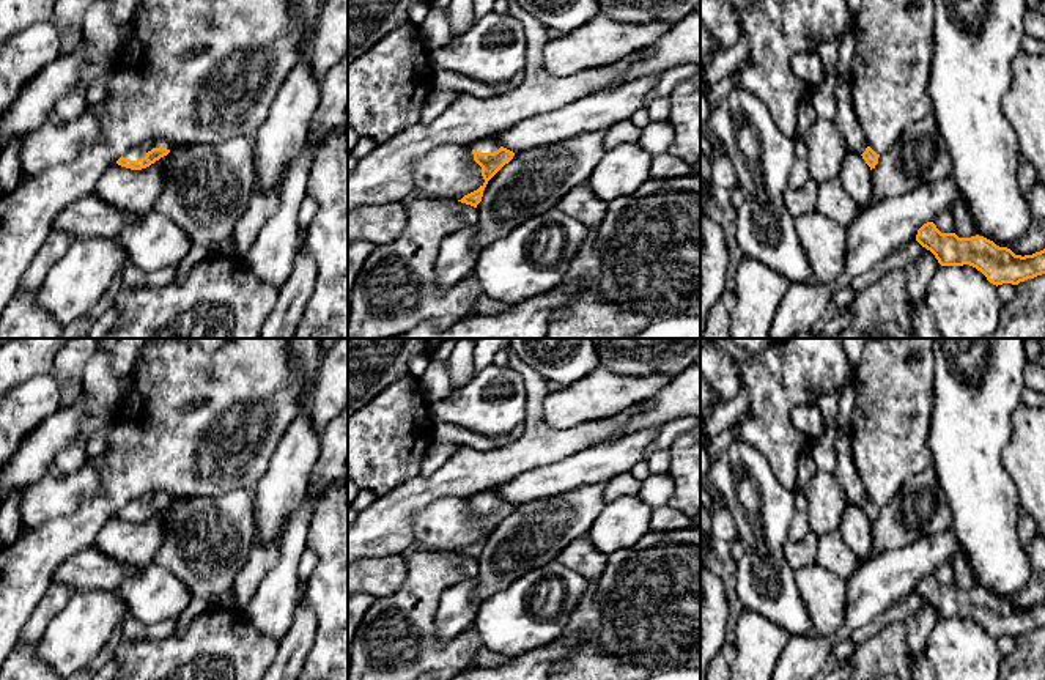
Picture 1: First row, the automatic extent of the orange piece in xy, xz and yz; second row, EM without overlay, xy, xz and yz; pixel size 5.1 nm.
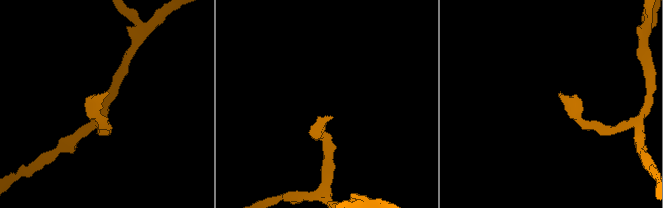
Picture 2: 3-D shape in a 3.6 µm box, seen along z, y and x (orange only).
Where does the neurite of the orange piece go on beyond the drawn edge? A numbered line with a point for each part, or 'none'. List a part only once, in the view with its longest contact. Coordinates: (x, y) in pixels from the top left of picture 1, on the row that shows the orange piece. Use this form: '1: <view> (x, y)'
1: xy (134, 153)

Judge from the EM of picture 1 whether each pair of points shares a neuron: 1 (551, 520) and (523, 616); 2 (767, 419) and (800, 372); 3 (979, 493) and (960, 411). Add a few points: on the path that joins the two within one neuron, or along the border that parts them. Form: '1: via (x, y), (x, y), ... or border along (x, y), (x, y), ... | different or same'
1: border along (554, 559), (529, 569), (505, 589) | different
2: via (770, 408), (770, 402), (789, 383) | same
3: via (970, 473), (967, 432) | same

